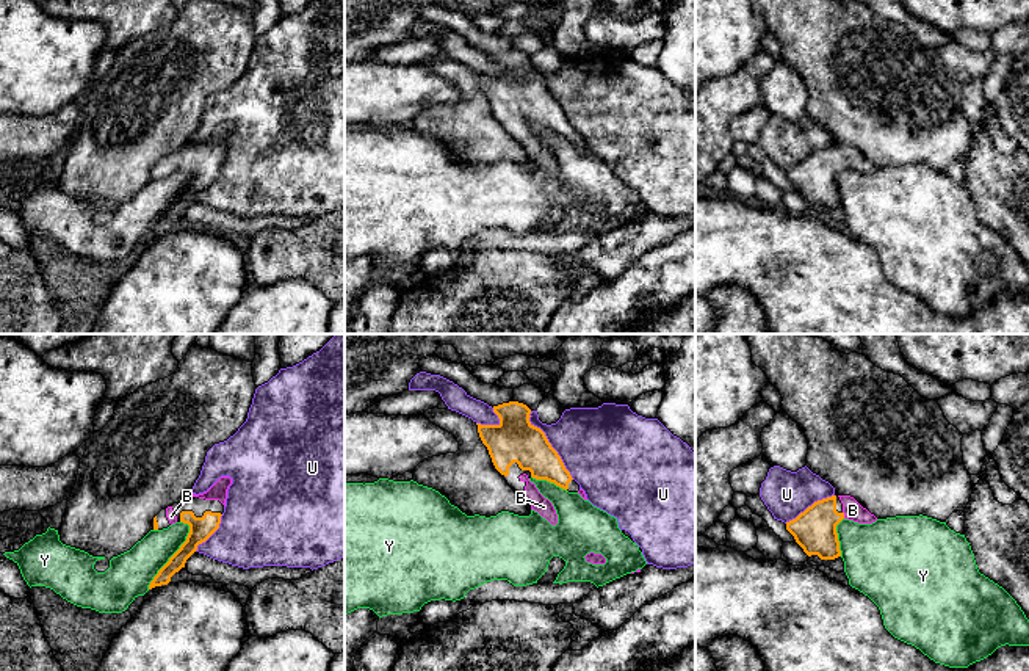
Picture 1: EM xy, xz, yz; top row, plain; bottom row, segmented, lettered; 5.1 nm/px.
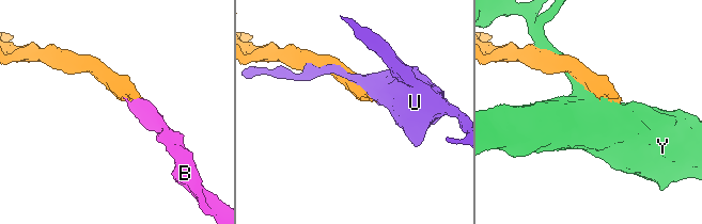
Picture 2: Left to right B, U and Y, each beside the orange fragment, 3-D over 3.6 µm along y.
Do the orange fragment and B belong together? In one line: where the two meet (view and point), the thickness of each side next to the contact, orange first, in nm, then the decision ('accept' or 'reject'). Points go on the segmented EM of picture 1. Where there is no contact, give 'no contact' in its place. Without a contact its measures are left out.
yz (843, 515) | 220/100 nm | accept

